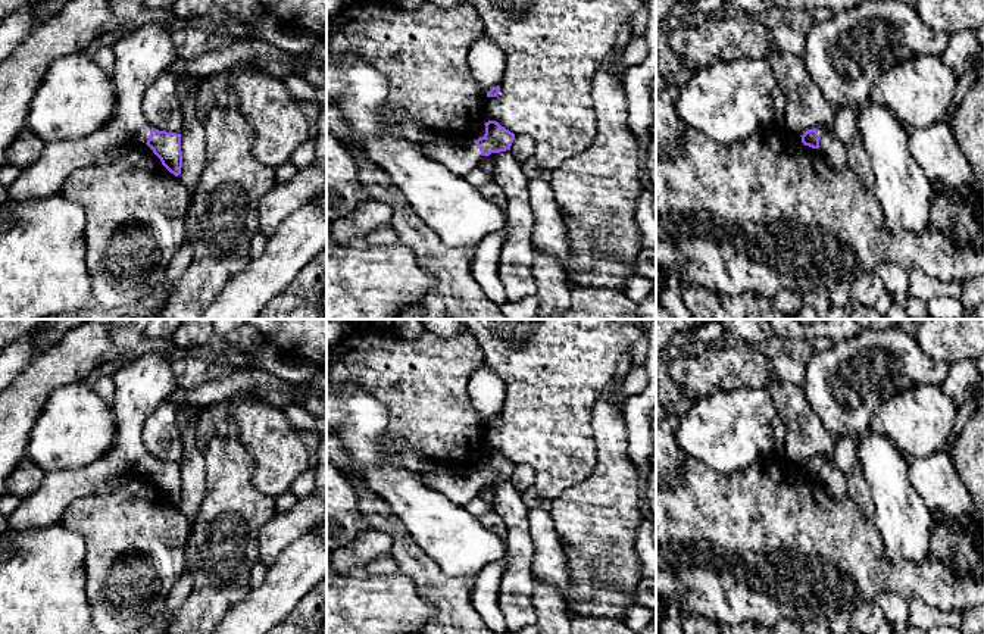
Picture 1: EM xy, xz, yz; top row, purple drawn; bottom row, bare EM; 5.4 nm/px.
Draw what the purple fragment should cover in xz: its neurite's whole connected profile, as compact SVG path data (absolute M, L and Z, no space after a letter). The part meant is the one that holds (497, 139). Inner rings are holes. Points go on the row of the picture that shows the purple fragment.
M488 121L484 125L485 134L474 143L427 143L422 144L422 152L444 165L452 174L466 177L478 168L482 156L510 150L515 140L515 134L496 121Z

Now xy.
M175 0L168 13L122 32L112 46L116 90L113 118L88 137L46 143L41 156L7 187L9 199L35 203L57 194L75 171L103 165L131 143L147 144L162 165L178 177L182 168L181 134L151 128L143 115L143 97L178 57L171 32L165 29L166 16L191 21L209 15L215 7L215 0Z

